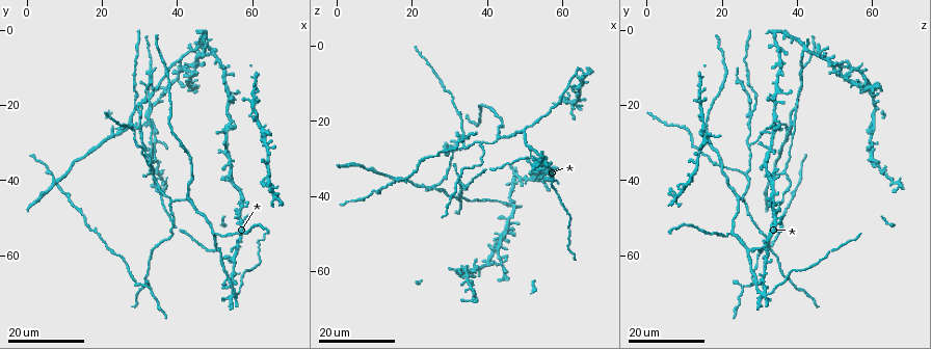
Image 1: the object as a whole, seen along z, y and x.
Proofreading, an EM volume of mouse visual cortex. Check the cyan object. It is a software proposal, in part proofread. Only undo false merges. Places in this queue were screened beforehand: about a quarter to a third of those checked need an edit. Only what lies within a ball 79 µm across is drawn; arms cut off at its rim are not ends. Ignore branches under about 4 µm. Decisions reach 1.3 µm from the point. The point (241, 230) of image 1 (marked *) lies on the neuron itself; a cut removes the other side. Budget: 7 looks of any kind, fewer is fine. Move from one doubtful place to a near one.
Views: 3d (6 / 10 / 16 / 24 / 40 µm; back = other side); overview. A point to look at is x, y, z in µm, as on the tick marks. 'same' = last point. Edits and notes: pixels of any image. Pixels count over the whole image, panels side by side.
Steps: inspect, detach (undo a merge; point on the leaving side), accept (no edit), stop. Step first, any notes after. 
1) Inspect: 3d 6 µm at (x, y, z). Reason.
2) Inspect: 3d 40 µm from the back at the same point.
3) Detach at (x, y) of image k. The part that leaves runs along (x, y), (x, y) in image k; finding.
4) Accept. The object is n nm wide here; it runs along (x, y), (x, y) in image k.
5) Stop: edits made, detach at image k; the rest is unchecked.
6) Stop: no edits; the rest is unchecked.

Inspect: 3d 16 µm at (30.5, 31.0, 27.0). A fork.

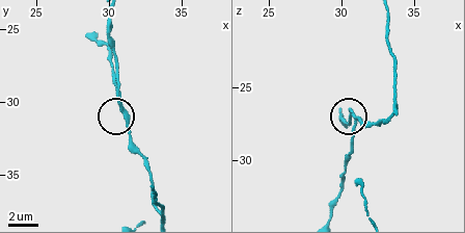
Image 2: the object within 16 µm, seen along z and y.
Inspect: 3d 6 µm at (31.0, 30.6, 27.0). Closer look.

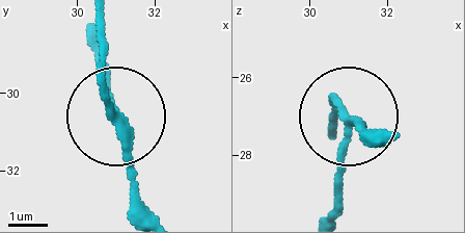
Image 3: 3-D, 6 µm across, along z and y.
Accept. The object is 190 nm wide here; it runs along (155, 215), (138, 196), (105, 96), (105, 29) in image 3; one neuron here.

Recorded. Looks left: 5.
Inspect: 3d 24 µm at (30.5, 22.0, 27.5). Looks like a crossing.

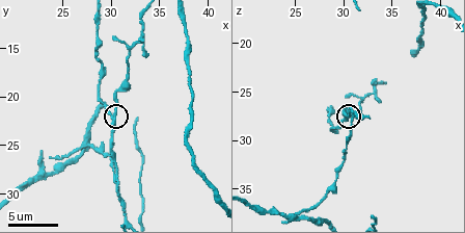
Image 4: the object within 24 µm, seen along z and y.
Inspect: 3d 6 µm at the same point.

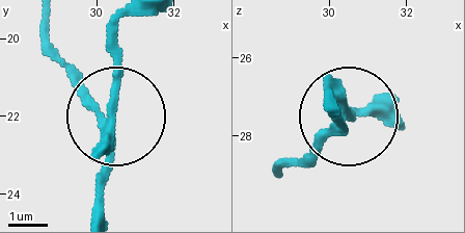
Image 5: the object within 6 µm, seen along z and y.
Detach at (112, 74) of image 5. The side arm is 15 µm long; 4 arms meet here; two neurons meet here.

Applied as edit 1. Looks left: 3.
Inspect: 3d 24 µm at (33.0, 25.0, 60.0). Side arm on a straight run.

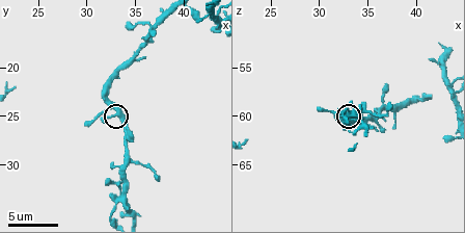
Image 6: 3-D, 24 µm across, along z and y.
Inspect: 3d 6 µm at the same point. Closer look.

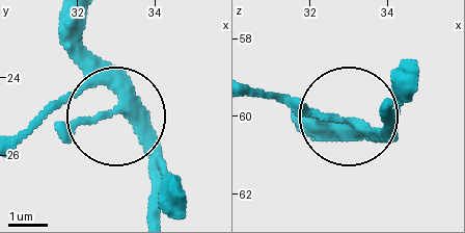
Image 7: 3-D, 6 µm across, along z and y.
Accept. The side arm is 13 µm long; 3 arms meet here; one neuron here.

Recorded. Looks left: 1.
Stop: edits made, detach at image 5; the rest is unchecked.

